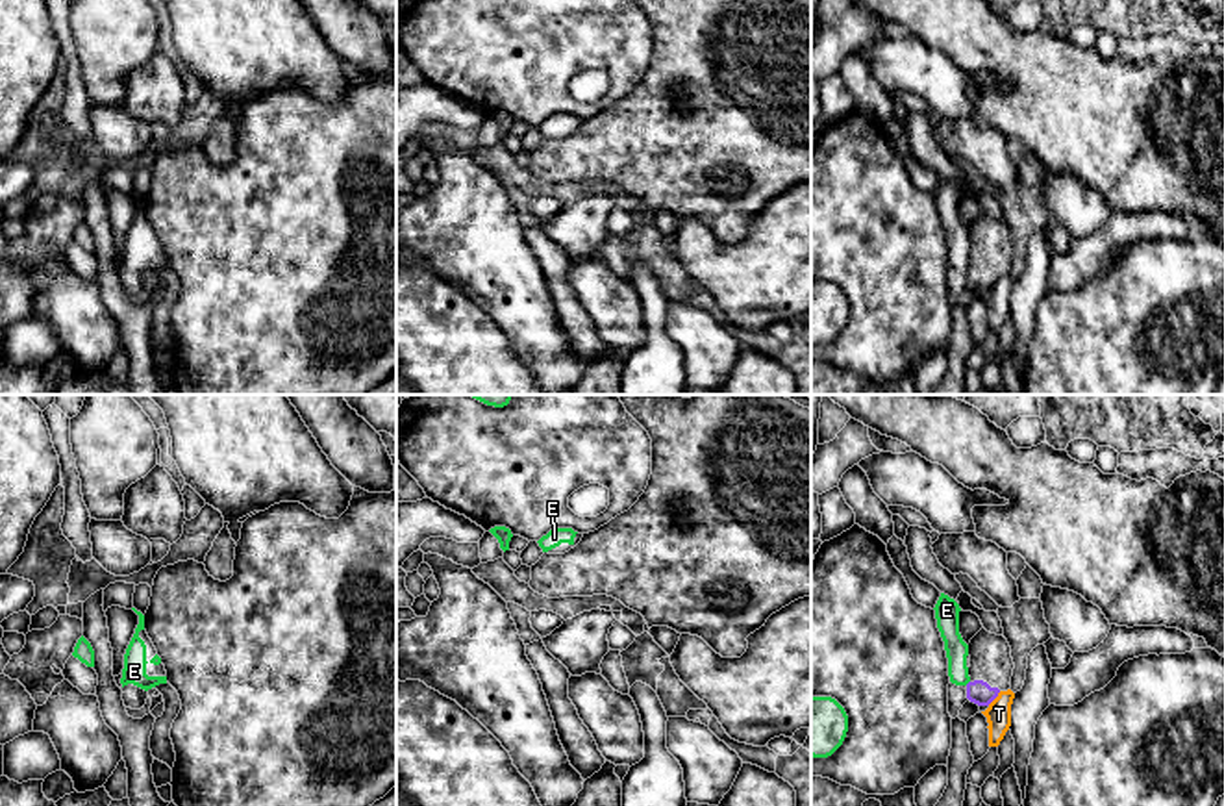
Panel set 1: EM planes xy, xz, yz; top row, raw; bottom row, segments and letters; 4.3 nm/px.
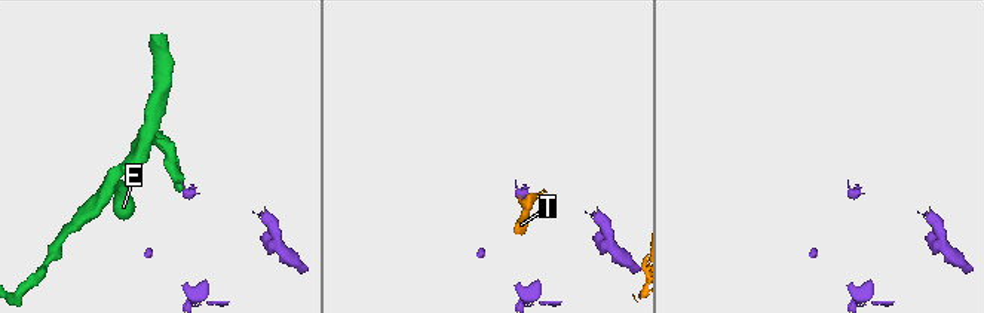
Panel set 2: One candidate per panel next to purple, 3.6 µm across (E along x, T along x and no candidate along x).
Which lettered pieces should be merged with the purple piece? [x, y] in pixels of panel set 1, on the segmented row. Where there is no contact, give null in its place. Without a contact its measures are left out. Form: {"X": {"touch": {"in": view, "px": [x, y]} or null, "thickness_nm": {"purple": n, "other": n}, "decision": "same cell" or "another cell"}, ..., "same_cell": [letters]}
{"E": {"touch": null, "decision": "another cell"}, "T": {"touch": {"in": "yz", "px": [993, 699]}, "thickness_nm": {"purple": 110, "other": 110}, "decision": "another cell"}, "same_cell": []}

